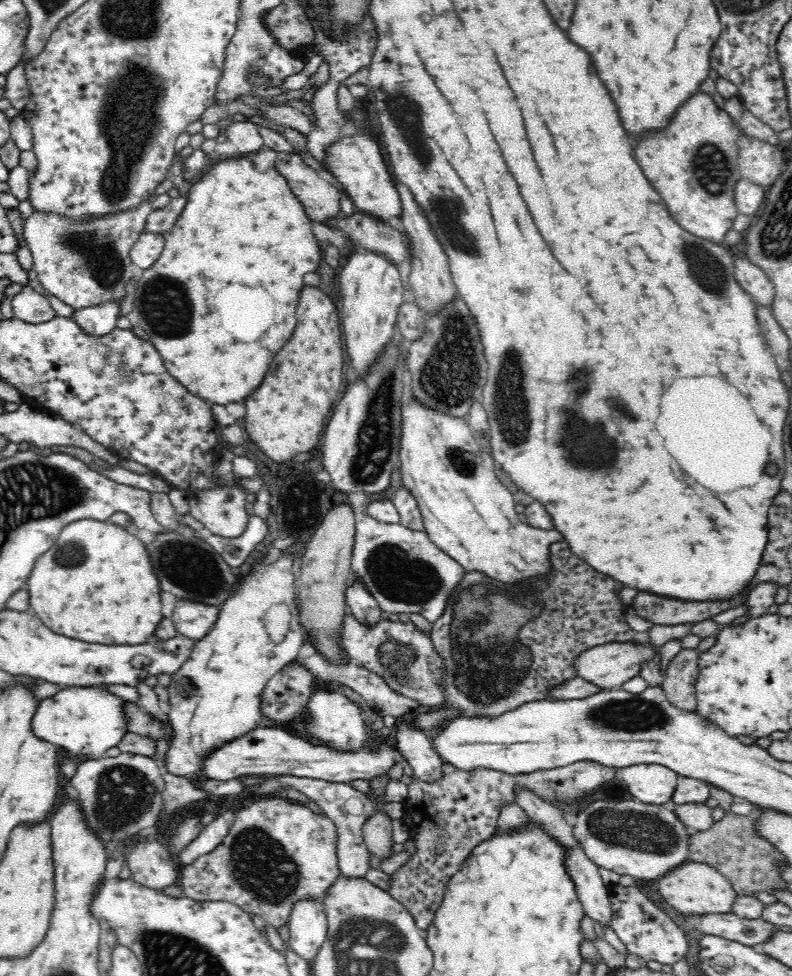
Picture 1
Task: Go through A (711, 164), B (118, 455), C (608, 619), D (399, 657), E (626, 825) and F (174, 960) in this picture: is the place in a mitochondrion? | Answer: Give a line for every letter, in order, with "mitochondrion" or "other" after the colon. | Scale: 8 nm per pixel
A: mitochondrion
B: other
C: other
D: mitochondrion
E: mitochondrion
F: mitochondrion

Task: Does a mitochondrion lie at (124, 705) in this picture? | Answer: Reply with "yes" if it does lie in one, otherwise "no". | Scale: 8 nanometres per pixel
no

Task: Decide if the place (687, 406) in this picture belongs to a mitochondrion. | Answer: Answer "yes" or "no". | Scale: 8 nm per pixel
no

